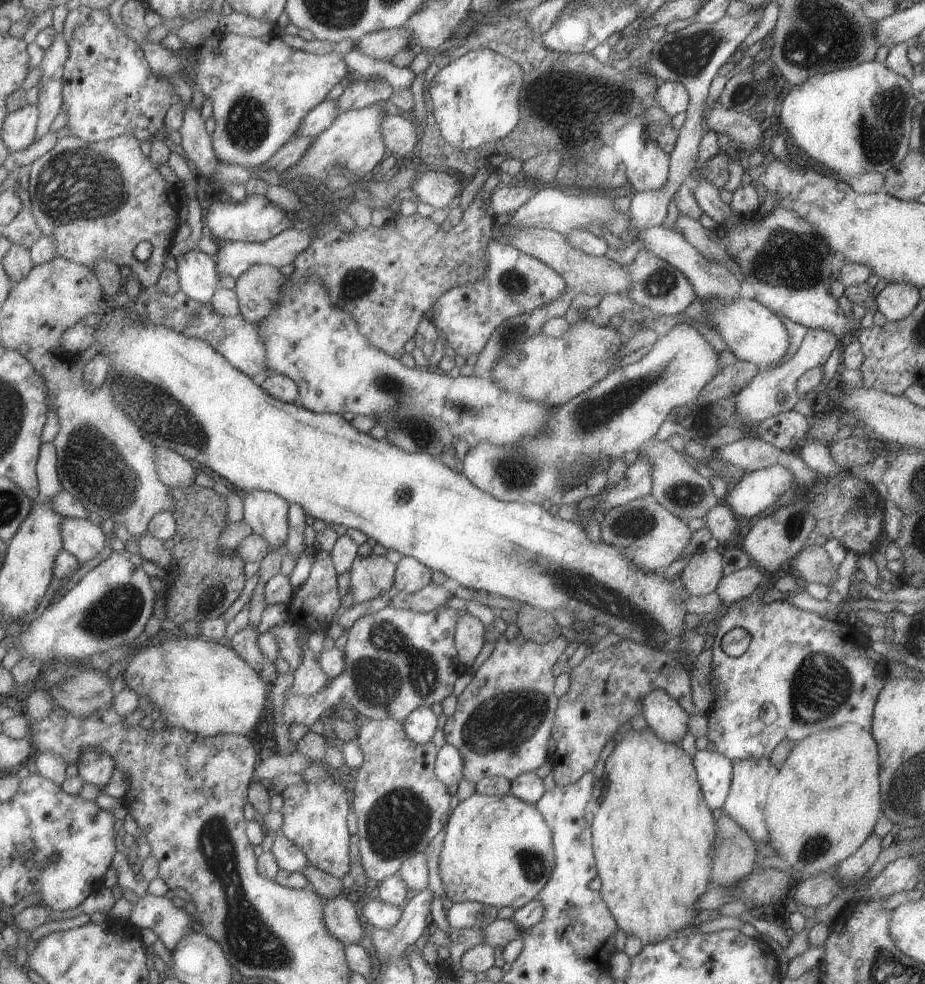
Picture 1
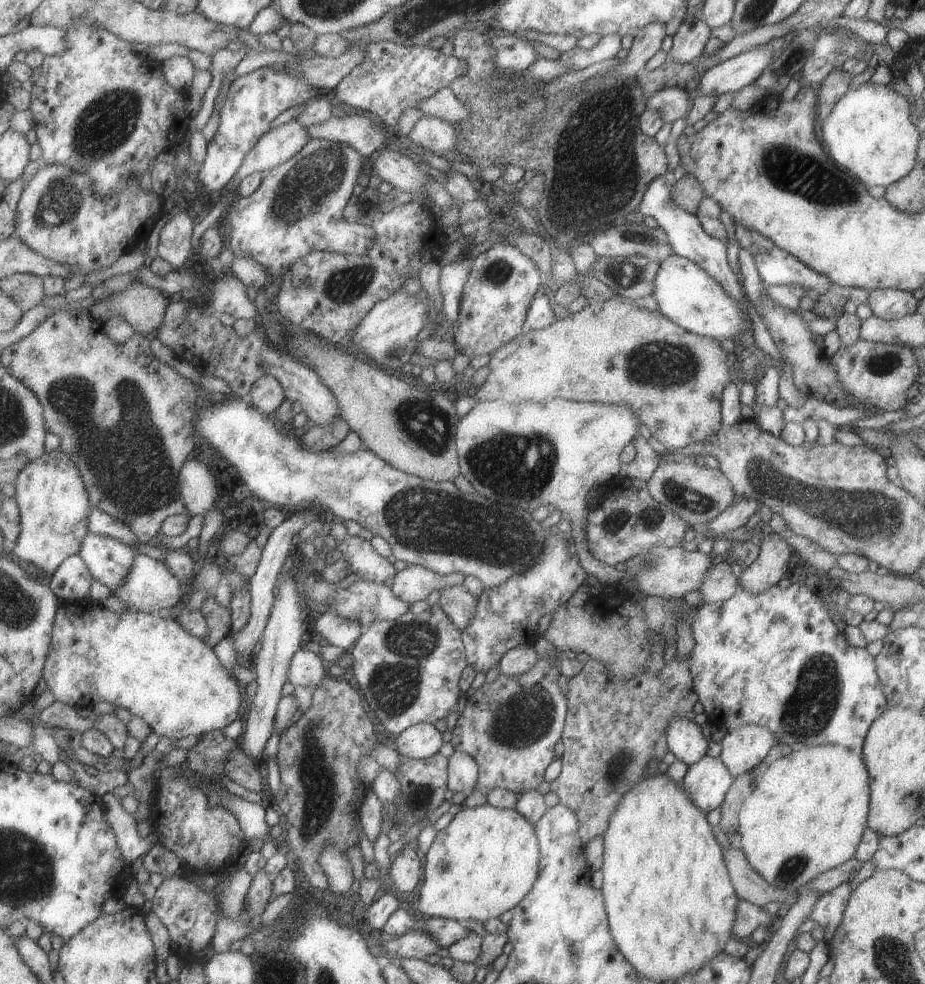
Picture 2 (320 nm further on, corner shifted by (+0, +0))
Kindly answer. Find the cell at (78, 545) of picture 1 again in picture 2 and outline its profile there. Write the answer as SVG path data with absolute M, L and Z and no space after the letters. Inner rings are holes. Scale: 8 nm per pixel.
M89 533L80 555L89 565L95 579L106 585L111 593L125 584L136 564L137 550L120 540Z

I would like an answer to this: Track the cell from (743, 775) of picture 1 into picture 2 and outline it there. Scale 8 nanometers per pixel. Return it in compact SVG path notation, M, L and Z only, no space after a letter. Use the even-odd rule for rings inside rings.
M741 725L726 732L719 741L719 758L733 778L749 769L762 766L762 760L774 745L774 736L757 725Z

